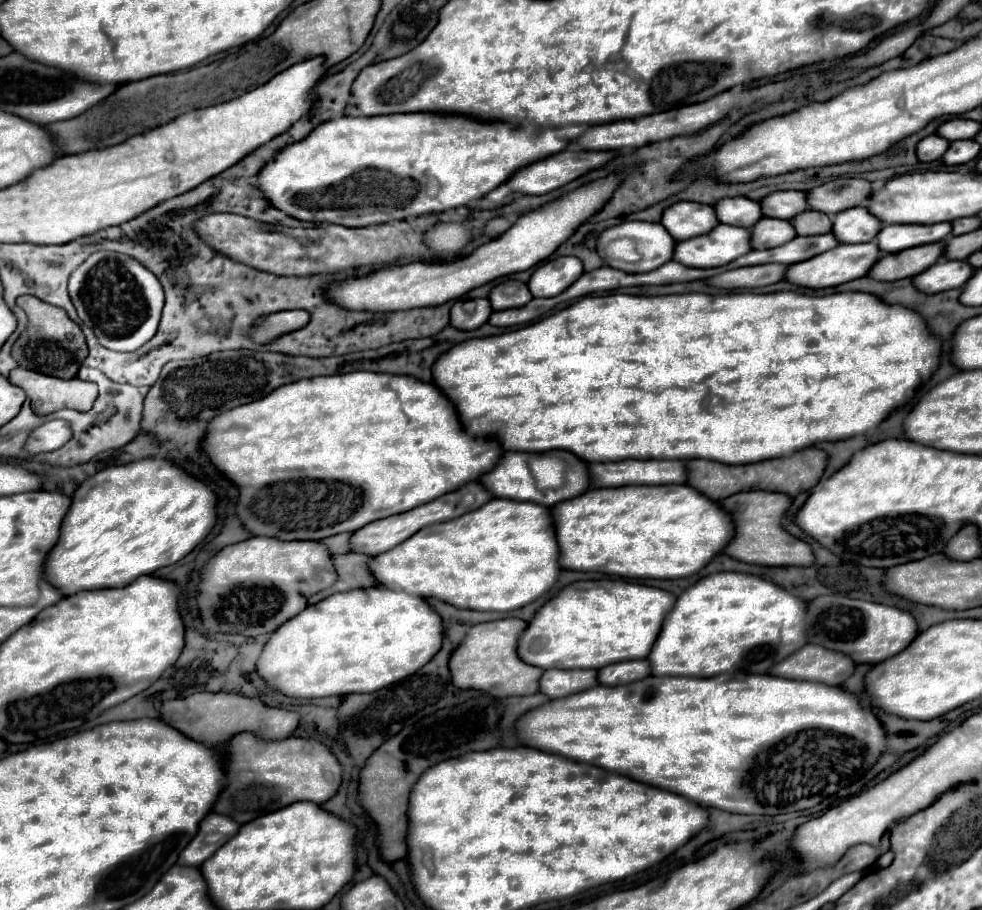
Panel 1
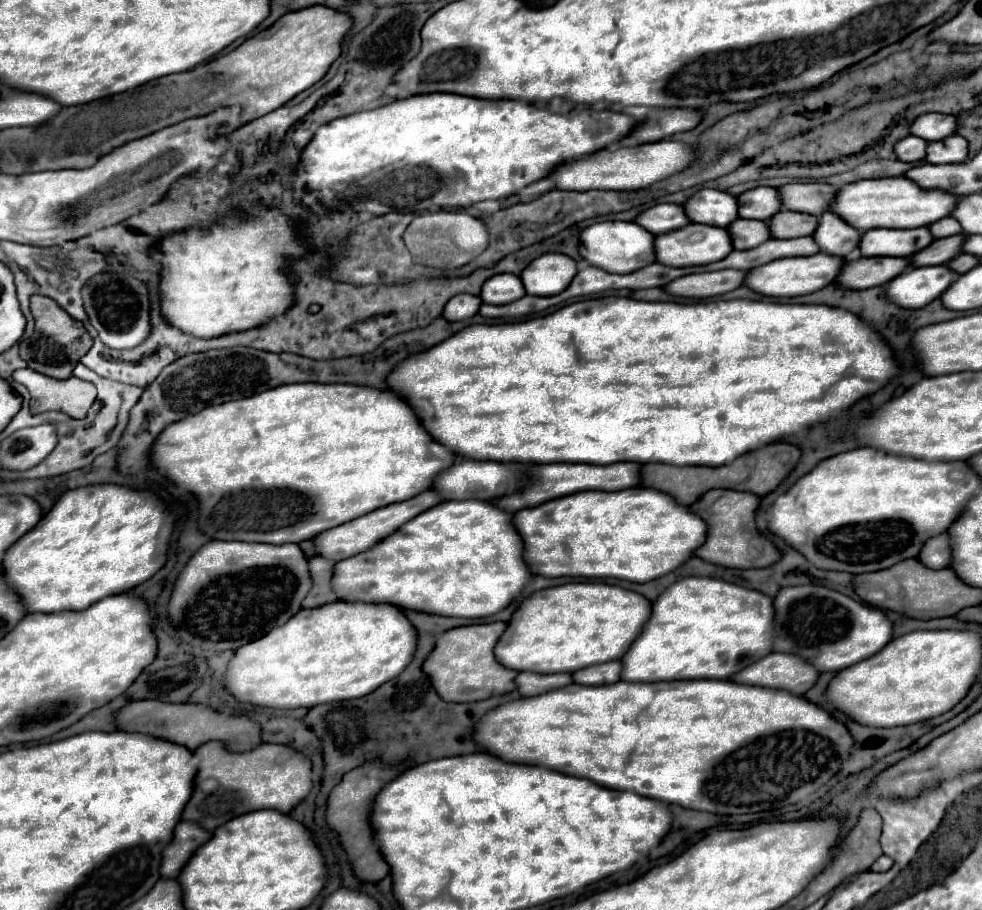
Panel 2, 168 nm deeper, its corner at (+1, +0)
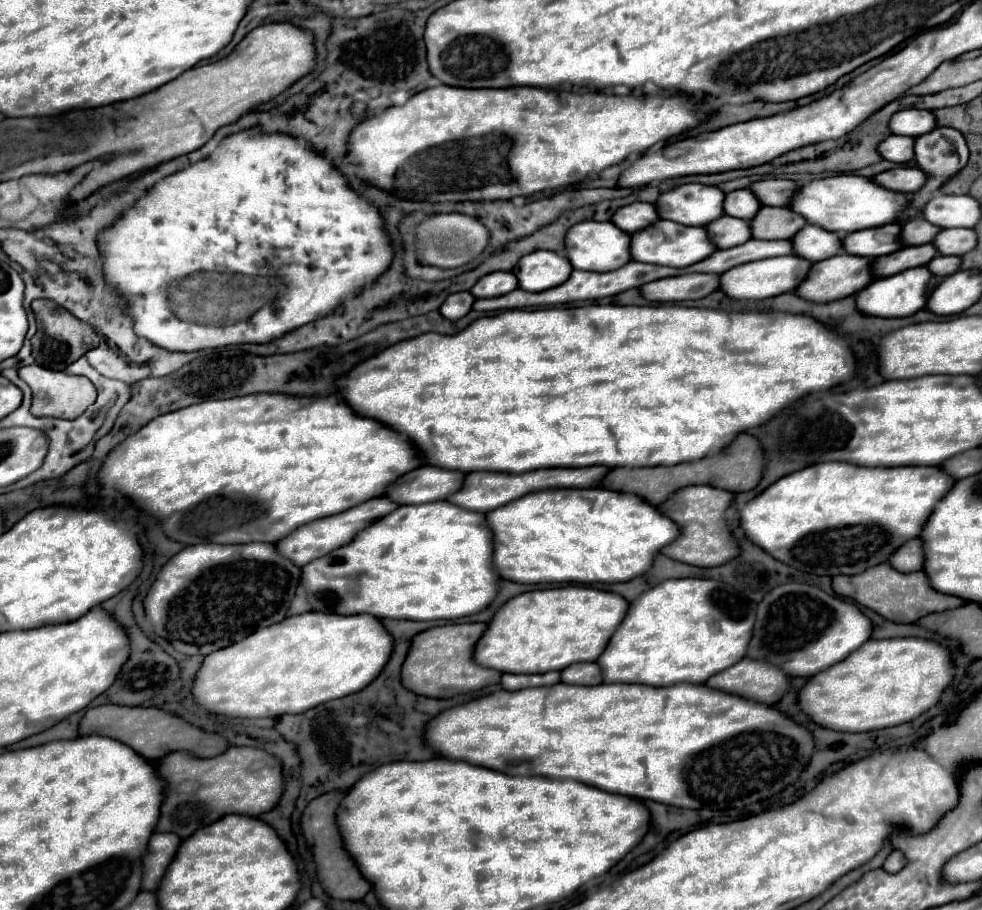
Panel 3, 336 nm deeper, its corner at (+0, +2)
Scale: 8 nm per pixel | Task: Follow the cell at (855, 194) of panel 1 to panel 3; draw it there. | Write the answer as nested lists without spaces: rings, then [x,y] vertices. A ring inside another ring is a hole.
[[[765,179],[765,181],[751,183],[749,189],[755,193],[761,205],[787,207],[789,199],[799,189],[799,185],[793,181],[785,181],[785,179]]]

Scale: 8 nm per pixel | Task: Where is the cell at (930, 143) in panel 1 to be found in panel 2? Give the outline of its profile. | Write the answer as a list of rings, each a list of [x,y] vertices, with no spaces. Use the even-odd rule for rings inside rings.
[[[908,135],[906,139],[896,143],[896,155],[900,161],[916,163],[916,161],[922,161],[926,157],[926,147],[928,147],[928,141],[914,137],[914,135]]]

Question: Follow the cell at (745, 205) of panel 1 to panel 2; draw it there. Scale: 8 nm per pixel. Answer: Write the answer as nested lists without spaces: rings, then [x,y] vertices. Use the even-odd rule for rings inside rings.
[[[700,189],[684,203],[684,209],[690,221],[714,227],[726,227],[738,219],[738,199],[718,189]]]

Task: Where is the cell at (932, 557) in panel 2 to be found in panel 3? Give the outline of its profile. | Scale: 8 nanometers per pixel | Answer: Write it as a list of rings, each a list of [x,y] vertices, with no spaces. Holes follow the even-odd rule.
[[[919,539],[907,541],[903,547],[899,547],[899,551],[895,551],[895,555],[891,555],[891,559],[887,563],[903,573],[921,571],[923,569],[923,545],[921,545],[921,541]]]

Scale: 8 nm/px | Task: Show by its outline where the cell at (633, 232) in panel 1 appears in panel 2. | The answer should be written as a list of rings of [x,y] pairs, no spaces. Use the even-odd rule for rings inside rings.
[[[600,221],[582,231],[580,255],[592,265],[610,273],[634,273],[634,269],[642,269],[654,263],[654,235],[636,223]]]

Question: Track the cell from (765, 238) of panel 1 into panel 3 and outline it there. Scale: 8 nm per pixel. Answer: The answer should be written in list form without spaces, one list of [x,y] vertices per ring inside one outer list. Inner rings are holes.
[[[723,215],[705,227],[711,243],[717,249],[731,249],[737,245],[743,245],[751,239],[751,229],[743,219],[735,219],[729,215]]]

